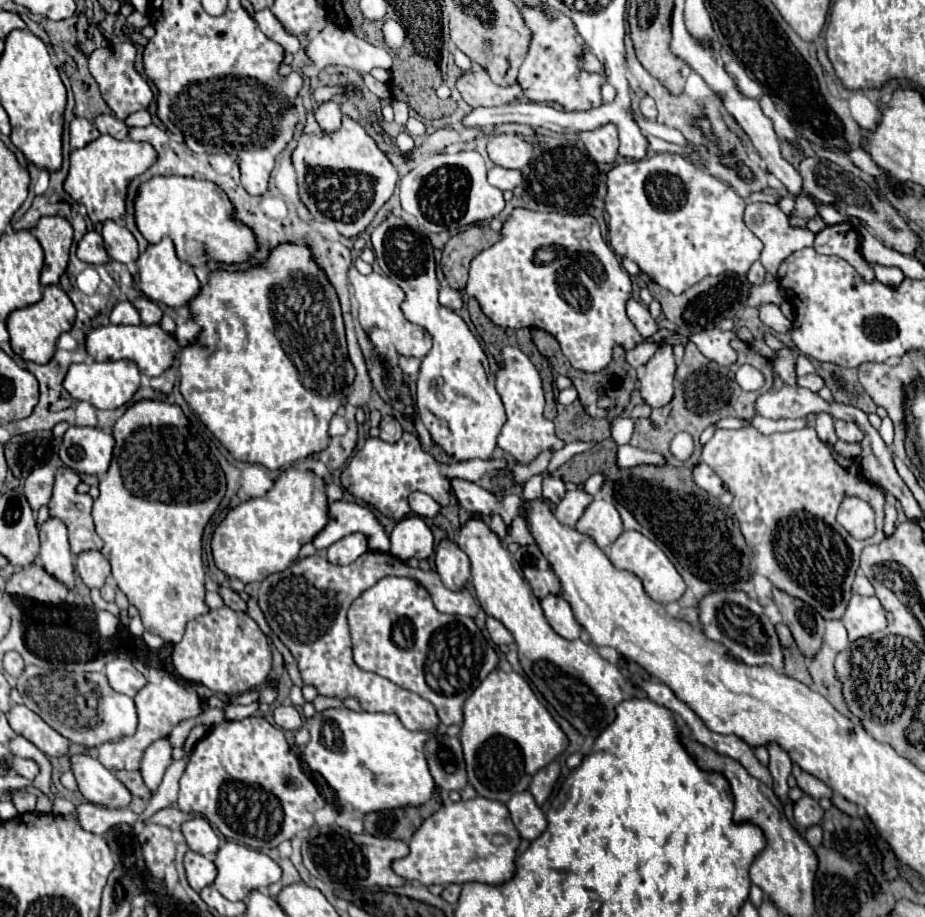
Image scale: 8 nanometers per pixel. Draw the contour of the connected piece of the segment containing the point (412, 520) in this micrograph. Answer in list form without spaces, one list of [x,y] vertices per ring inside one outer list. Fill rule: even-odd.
[[[406,516],[390,534],[390,554],[406,562],[408,558],[430,558],[434,554],[434,536],[420,516]]]

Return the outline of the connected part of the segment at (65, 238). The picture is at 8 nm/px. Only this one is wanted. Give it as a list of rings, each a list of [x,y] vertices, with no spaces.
[[[42,216],[34,228],[34,236],[44,248],[44,268],[40,274],[40,284],[58,284],[68,264],[72,226],[62,216]]]

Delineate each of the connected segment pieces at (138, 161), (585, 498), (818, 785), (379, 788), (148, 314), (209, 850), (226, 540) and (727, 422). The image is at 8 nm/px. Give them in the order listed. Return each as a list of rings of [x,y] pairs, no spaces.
[[[100,136],[80,150],[70,154],[70,170],[64,180],[64,192],[72,196],[74,202],[86,206],[88,218],[92,222],[122,220],[124,216],[124,196],[128,182],[148,170],[156,160],[156,152],[146,142],[116,140],[112,136]]]
[[[574,490],[574,492],[566,492],[566,498],[554,508],[556,520],[564,522],[564,526],[576,526],[578,518],[582,516],[582,512],[586,510],[586,506],[590,504],[592,496],[586,494],[584,490]]]
[[[792,764],[792,774],[794,774],[798,786],[800,786],[804,792],[808,792],[808,796],[812,796],[812,798],[816,798],[816,800],[818,800],[818,798],[824,798],[824,796],[832,798],[834,790],[832,790],[830,786],[826,786],[824,782],[820,782],[816,776],[812,776],[812,774],[804,772],[804,770],[800,770],[800,766]]]
[[[328,708],[310,718],[310,742],[304,748],[304,762],[320,772],[336,790],[338,798],[362,814],[398,806],[420,806],[434,790],[428,772],[424,744],[430,734],[404,728],[396,714],[354,712]]]
[[[140,296],[140,298],[136,298],[134,306],[136,306],[136,310],[140,312],[140,318],[142,318],[144,324],[160,324],[160,320],[162,320],[162,310],[160,310],[160,306],[158,306],[156,302]]]
[[[200,816],[186,820],[182,824],[182,834],[186,838],[188,848],[198,852],[198,854],[204,854],[204,856],[214,856],[218,846],[220,846],[218,834],[212,830],[210,822],[206,818],[200,818]]]
[[[288,468],[276,478],[266,496],[238,504],[214,530],[210,546],[216,568],[244,584],[262,582],[266,576],[286,570],[298,558],[302,544],[326,526],[326,506],[324,480],[310,470]]]
[[[724,418],[716,424],[716,428],[730,428],[730,430],[738,430],[738,428],[744,428],[744,426],[750,426],[750,422],[744,420],[744,418]]]

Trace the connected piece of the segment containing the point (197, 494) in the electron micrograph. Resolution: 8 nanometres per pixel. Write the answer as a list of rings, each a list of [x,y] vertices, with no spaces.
[[[140,400],[116,420],[112,434],[116,440],[114,456],[100,480],[100,496],[92,508],[96,534],[104,540],[102,554],[112,566],[116,586],[138,608],[144,628],[166,642],[180,642],[186,622],[208,612],[204,604],[202,532],[226,492],[224,472],[208,446],[190,432],[188,418],[178,404]]]

